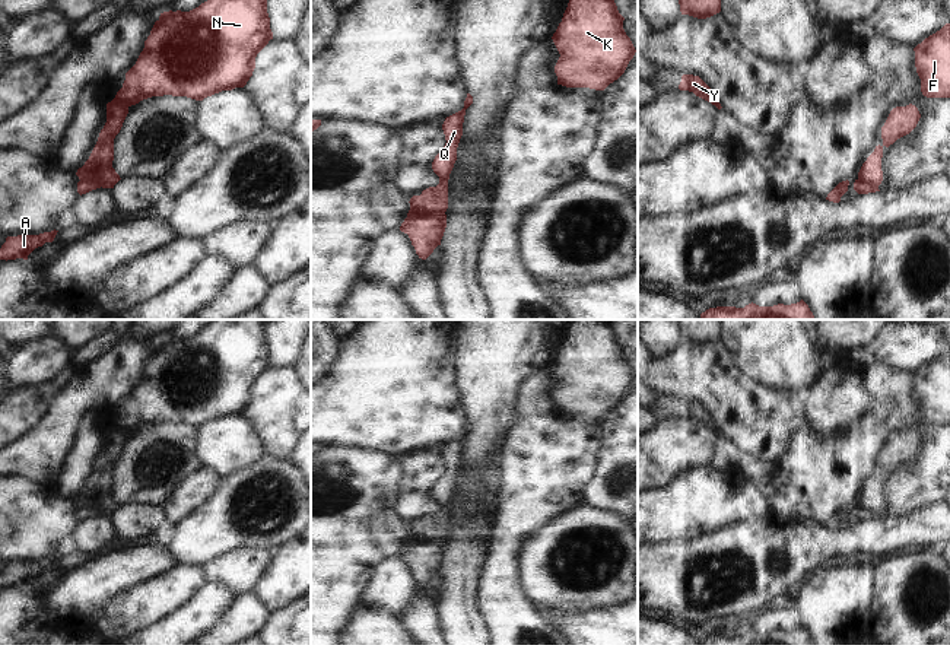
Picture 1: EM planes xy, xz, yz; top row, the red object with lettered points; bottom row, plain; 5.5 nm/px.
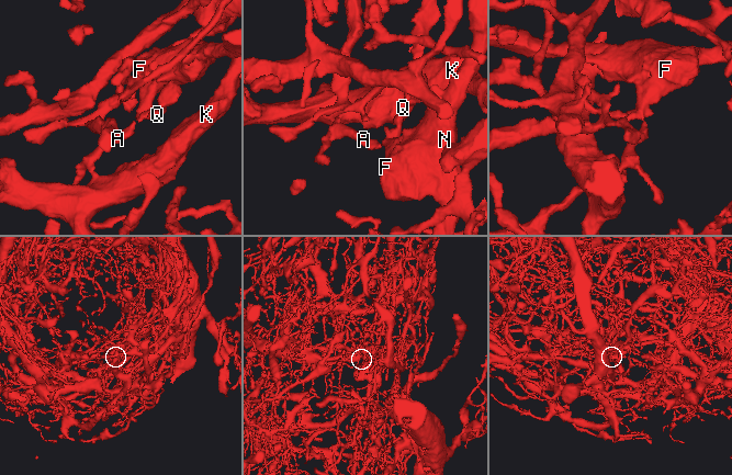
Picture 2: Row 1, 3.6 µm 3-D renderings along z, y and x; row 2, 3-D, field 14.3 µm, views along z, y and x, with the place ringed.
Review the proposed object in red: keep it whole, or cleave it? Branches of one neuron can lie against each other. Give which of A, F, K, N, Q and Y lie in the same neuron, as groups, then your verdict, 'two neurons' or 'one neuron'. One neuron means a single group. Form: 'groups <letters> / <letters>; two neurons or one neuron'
groups A K Q Y / F N; two neurons

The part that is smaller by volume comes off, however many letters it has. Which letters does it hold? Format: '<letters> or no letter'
F, N

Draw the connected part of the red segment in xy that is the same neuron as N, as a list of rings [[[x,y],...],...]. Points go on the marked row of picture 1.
[[[207,0],[190,12],[163,12],[144,41],[136,64],[125,73],[123,88],[107,104],[107,123],[76,175],[114,188],[121,179],[112,168],[114,139],[131,105],[152,96],[187,96],[203,101],[222,90],[244,88],[255,69],[257,54],[273,39],[267,0]]]

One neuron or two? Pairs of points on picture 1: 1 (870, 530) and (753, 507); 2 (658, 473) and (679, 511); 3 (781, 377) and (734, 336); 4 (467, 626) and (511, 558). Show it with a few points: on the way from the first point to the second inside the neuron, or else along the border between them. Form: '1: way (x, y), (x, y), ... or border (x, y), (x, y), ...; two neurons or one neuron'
1: border (771, 511), (762, 518), (749, 518), (737, 524); two neurons
2: border (696, 469), (690, 469), (672, 482), (653, 489); two neurons
3: way (769, 365), (746, 342); one neuron
4: border (482, 572), (480, 613), (489, 629); two neurons

